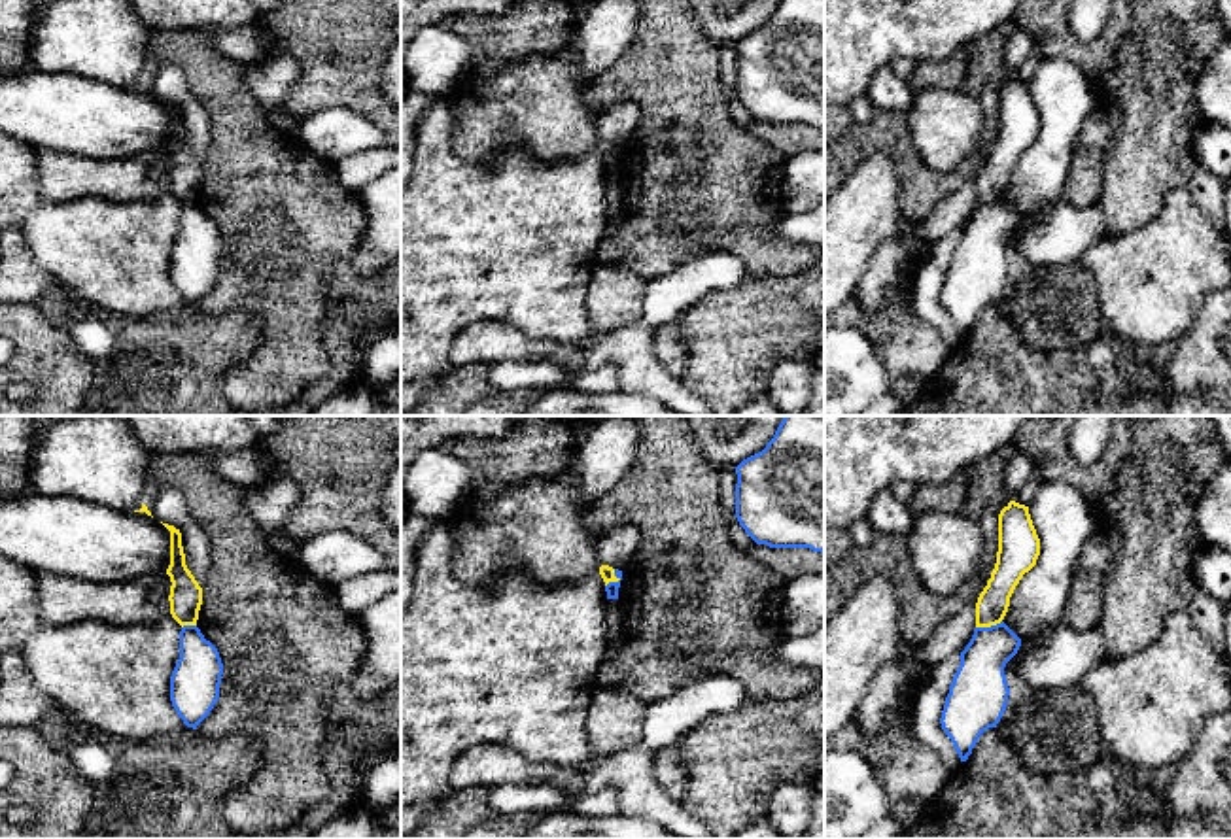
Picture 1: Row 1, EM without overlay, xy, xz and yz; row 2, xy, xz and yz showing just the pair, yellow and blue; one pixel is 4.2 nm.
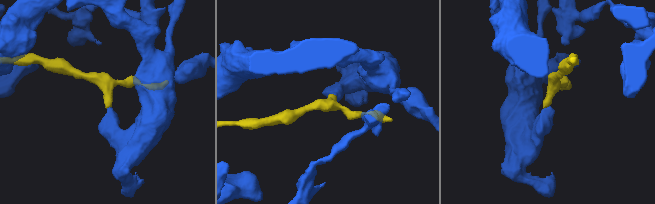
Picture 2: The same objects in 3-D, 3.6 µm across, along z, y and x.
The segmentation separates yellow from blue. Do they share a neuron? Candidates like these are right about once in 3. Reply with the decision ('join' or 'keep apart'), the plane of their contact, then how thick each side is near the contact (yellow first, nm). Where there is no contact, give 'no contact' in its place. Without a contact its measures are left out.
keep apart; meets yellow in xz; 60 nm thick on the yellow side, 60 nm on the other

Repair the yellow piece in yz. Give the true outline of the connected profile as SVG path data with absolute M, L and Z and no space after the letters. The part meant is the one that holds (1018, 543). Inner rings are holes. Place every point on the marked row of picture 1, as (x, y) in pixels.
M1010 501L998 514L998 552L987 586L976 603L976 627L991 627L1004 620L1010 597L1040 556L1040 539L1029 506Z

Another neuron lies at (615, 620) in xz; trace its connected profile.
M618 599L607 601L607 635L609 644L620 642L624 637L624 616Z

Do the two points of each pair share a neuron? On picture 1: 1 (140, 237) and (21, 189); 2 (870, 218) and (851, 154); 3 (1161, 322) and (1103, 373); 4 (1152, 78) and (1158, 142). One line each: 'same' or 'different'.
1: same
2: different
3: different
4: same

